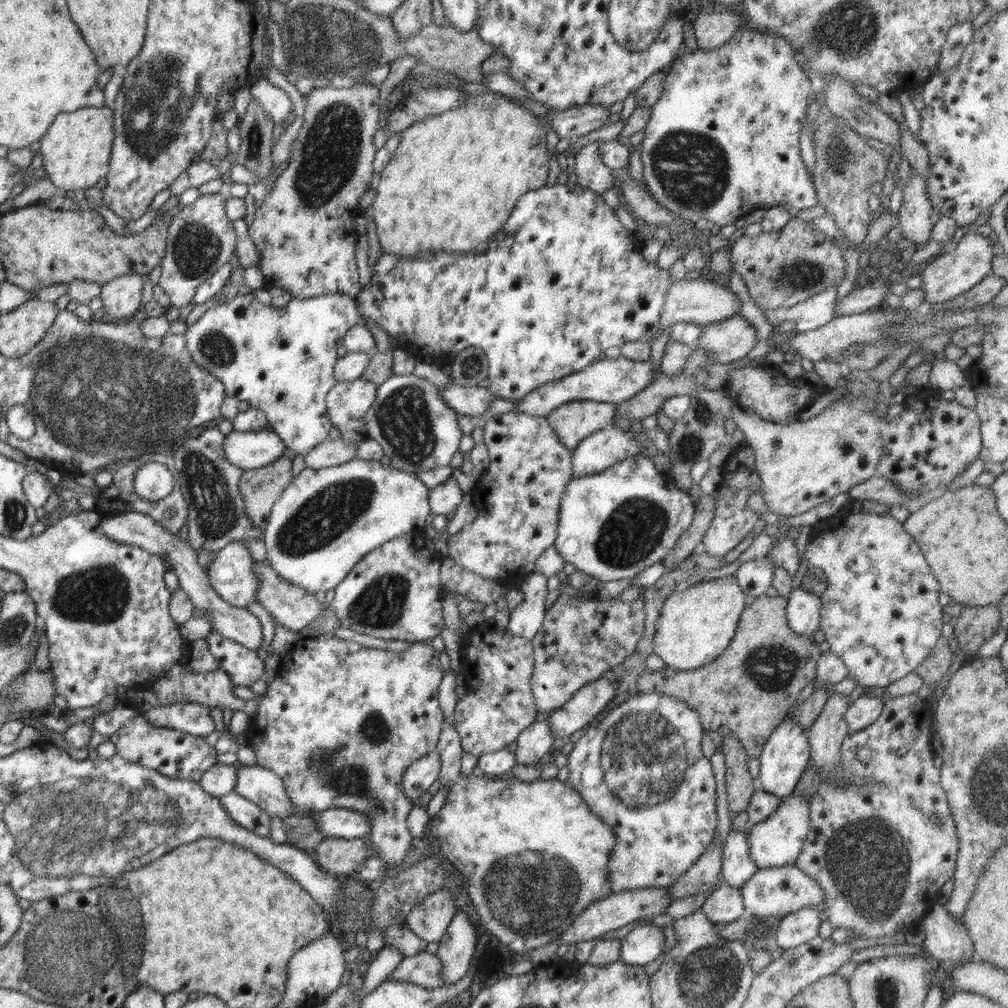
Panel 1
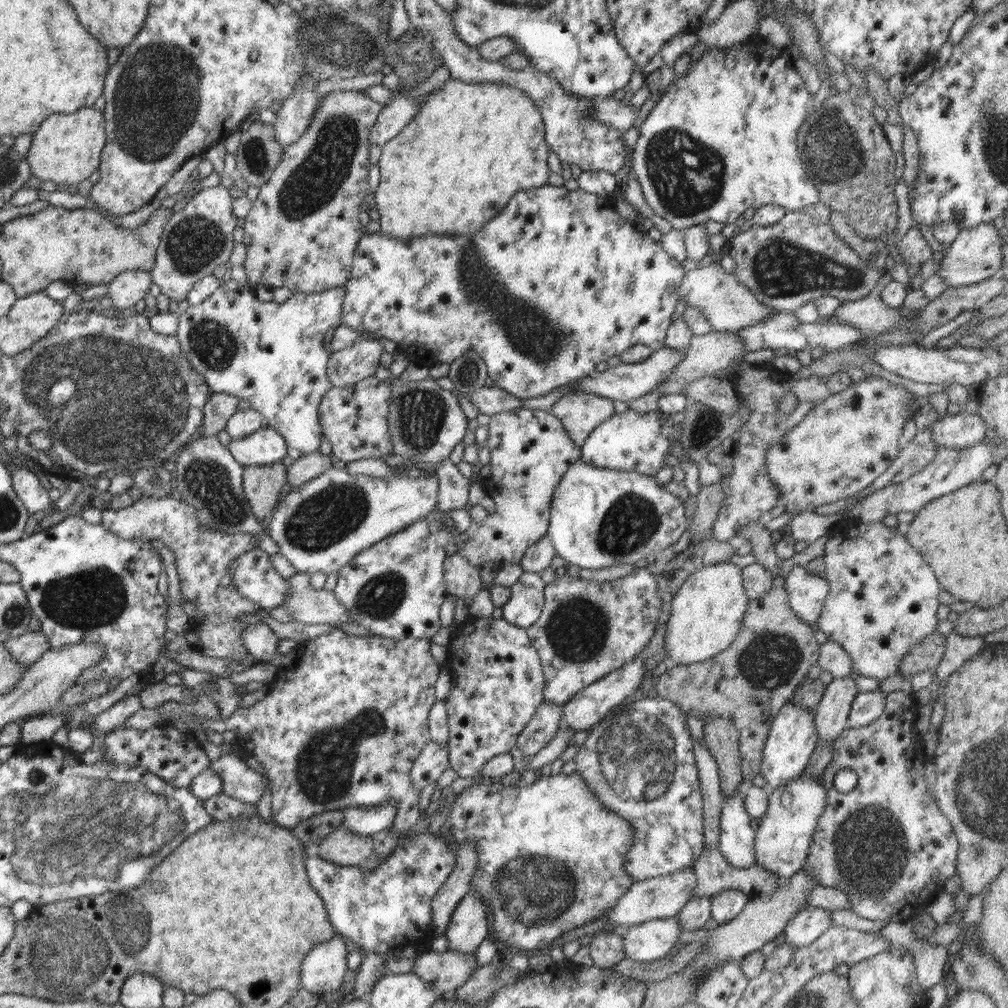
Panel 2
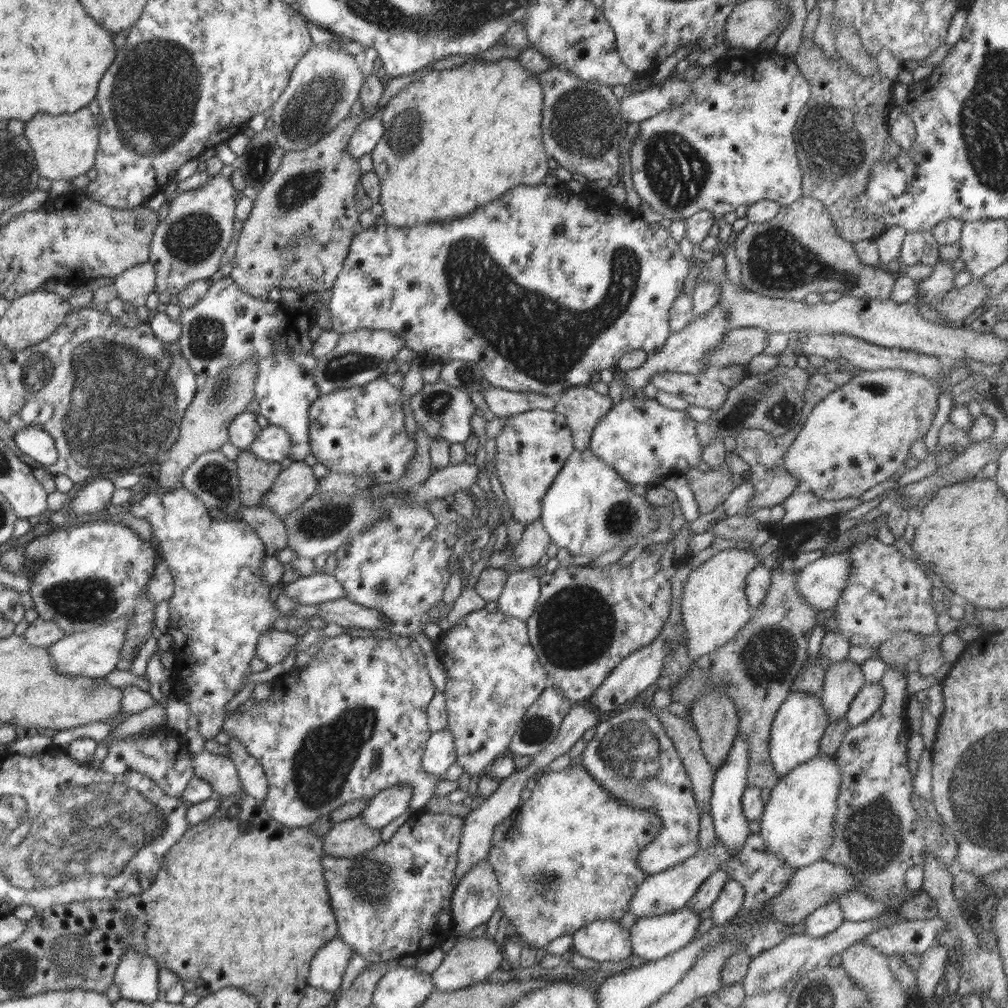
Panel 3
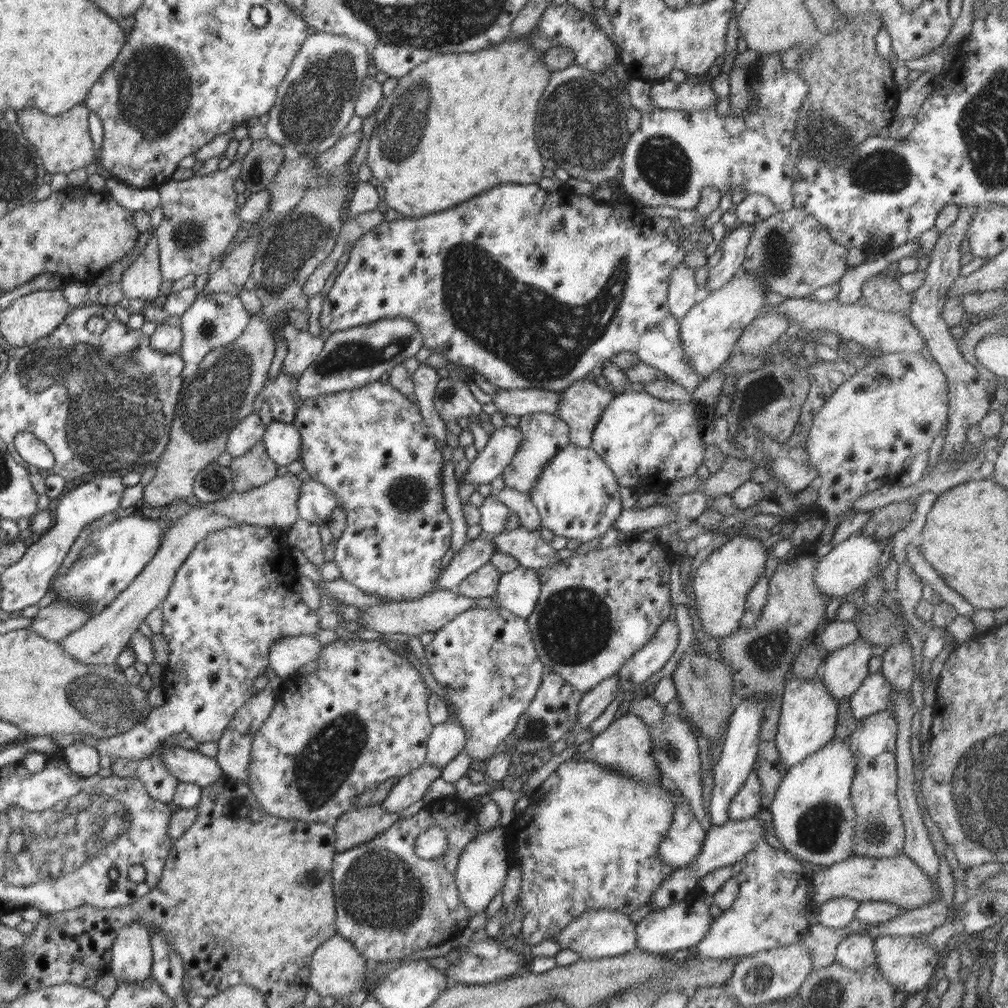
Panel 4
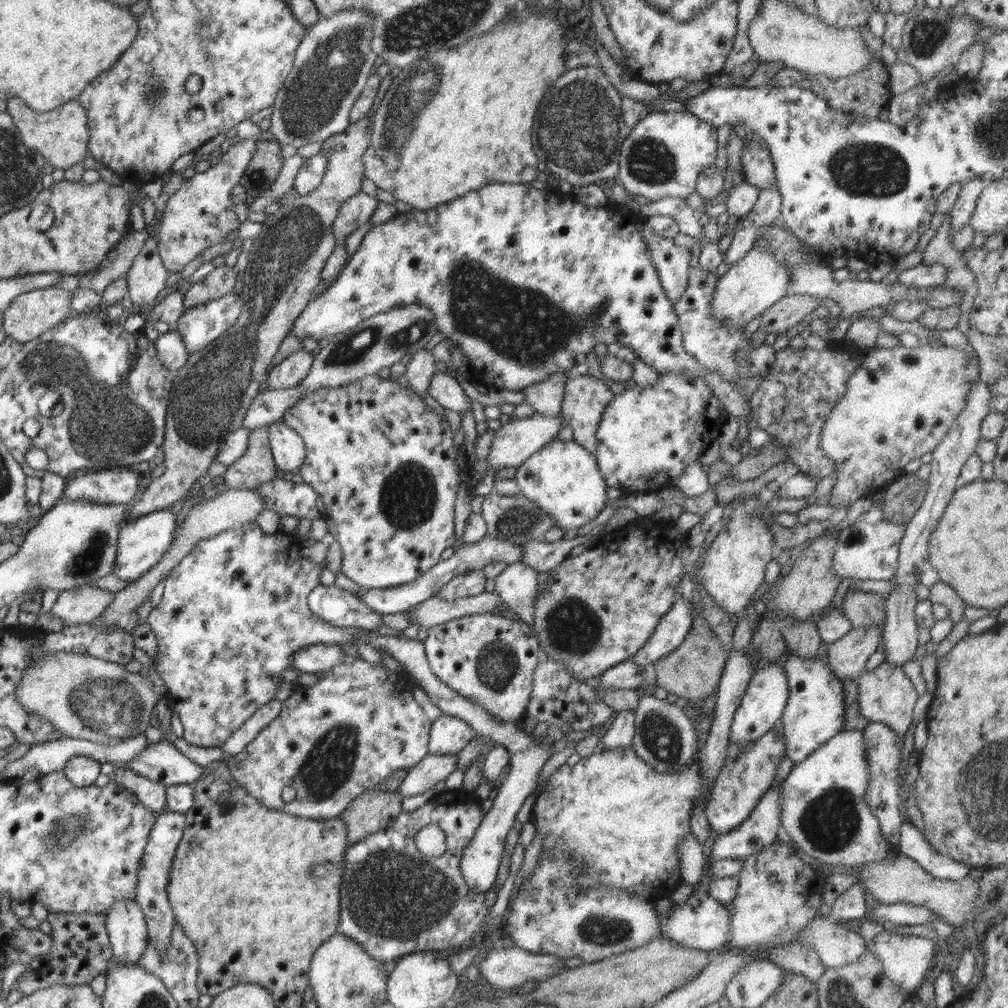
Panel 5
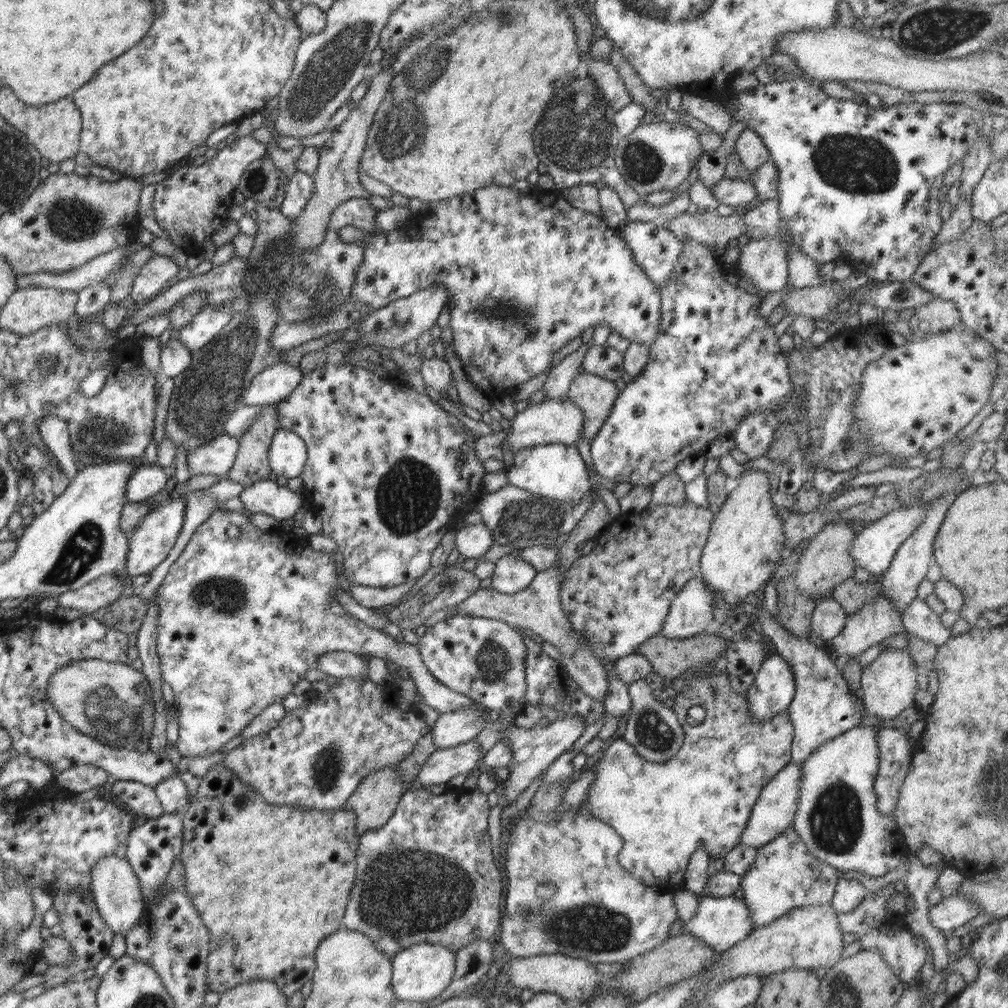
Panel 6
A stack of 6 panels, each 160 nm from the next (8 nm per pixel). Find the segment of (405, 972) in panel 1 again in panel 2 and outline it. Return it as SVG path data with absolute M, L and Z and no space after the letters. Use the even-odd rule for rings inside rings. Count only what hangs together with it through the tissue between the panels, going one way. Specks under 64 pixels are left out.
M428 949L418 953L412 973L422 977L434 992L450 995L477 972L475 966L475 954L465 955L450 950L438 953Z

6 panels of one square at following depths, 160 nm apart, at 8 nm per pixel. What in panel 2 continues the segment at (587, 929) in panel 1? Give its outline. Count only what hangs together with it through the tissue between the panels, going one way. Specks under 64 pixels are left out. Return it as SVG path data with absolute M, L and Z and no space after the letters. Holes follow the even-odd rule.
M684 868L682 872L672 872L666 876L633 882L630 889L618 899L614 908L602 918L614 926L626 924L630 927L650 920L676 917L682 907L692 899L696 882L696 875L691 868Z

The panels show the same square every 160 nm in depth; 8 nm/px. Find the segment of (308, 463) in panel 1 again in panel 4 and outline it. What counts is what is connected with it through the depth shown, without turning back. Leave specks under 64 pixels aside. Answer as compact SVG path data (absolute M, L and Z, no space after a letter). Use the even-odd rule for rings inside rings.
M286 473L276 476L262 486L248 492L232 491L220 500L207 502L202 508L192 507L192 510L182 516L178 522L165 527L165 537L158 552L152 557L147 566L115 599L101 610L92 615L88 622L74 632L71 632L60 642L66 654L80 664L108 665L116 664L122 648L129 644L132 634L156 606L160 606L174 582L181 564L188 558L194 547L209 534L223 528L236 527L240 524L259 525L268 528L287 529L299 520L298 497L303 481L297 475Z

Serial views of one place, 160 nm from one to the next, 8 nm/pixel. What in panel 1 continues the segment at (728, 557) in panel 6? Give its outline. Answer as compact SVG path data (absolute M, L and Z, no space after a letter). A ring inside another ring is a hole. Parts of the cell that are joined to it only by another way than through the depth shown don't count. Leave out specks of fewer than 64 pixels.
M730 578L694 579L683 591L673 591L665 600L660 613L660 622L653 638L654 654L658 655L666 666L676 670L689 671L713 662L726 650L736 634L738 623L745 607L745 594L737 581Z

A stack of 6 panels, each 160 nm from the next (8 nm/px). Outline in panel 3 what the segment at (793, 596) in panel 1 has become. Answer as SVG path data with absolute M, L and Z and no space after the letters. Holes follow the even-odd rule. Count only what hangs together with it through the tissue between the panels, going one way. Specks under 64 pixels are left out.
M846 551L809 563L797 572L797 589L818 612L834 609L850 574L851 560Z

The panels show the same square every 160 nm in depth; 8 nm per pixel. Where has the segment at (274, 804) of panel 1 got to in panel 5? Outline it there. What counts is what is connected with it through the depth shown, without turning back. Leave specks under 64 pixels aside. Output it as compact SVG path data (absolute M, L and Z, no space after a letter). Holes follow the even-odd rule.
M169 739L151 743L135 759L123 764L148 780L160 784L192 784L200 778L205 769L190 758L182 755Z

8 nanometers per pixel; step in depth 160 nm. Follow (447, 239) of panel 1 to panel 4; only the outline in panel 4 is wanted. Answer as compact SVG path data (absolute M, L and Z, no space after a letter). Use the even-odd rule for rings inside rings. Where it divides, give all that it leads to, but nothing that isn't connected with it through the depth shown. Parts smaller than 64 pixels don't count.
M509 36L504 42L492 48L476 52L463 52L460 54L448 53L431 56L428 60L417 64L406 76L398 79L397 85L390 96L383 97L376 108L376 123L370 136L368 156L364 161L372 171L373 182L381 189L382 198L390 209L396 210L400 215L407 217L422 217L440 212L479 195L492 187L506 184L534 184L540 181L544 172L545 160L540 156L536 142L534 142L534 118L538 110L538 100L548 86L551 71L543 61L543 54L532 45L527 45L522 37Z

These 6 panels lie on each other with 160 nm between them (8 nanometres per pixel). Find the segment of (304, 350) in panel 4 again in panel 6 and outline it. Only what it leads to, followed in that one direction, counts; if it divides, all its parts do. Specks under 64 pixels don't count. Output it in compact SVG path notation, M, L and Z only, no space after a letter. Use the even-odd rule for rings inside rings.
M283 359L254 376L251 384L242 392L242 403L247 406L276 405L290 395L303 380L300 368Z

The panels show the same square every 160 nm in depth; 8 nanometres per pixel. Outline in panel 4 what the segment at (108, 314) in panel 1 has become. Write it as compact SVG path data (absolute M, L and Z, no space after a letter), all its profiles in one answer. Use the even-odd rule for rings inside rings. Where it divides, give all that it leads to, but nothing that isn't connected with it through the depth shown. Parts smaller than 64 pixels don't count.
M159 204L151 211L151 226L154 228L142 253L123 272L119 281L126 300L140 298L153 301L160 294L160 284L163 282L159 265L159 250L155 229L163 219L163 208Z

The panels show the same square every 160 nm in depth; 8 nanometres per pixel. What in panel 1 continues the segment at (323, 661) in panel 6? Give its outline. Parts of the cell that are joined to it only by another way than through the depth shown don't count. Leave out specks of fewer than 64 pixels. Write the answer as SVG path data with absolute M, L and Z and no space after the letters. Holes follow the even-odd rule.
M140 512L120 513L112 517L104 517L100 520L99 528L113 541L138 546L146 552L159 556L161 554L169 569L178 576L179 587L187 594L196 608L204 610L212 617L211 624L218 633L250 648L250 650L261 652L262 625L260 625L258 618L247 608L232 606L212 588L206 570L198 564L198 555L183 536L170 534L150 516Z

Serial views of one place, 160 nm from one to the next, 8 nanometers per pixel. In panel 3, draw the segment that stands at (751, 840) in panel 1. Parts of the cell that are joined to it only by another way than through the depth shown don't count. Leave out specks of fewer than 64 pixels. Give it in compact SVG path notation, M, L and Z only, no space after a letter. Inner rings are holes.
M813 756L778 779L761 816L761 837L784 866L800 869L820 861L833 841L841 770L835 756Z

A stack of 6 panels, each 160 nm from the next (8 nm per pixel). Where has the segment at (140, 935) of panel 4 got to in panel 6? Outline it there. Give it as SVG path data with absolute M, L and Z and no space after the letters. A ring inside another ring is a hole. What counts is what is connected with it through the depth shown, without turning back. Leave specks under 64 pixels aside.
M104 856L96 862L96 866L92 870L92 896L100 917L114 935L121 934L125 937L126 934L130 934L134 930L134 926L140 924L140 920L146 912L146 904L144 898L141 898L138 878L132 872L126 858Z

